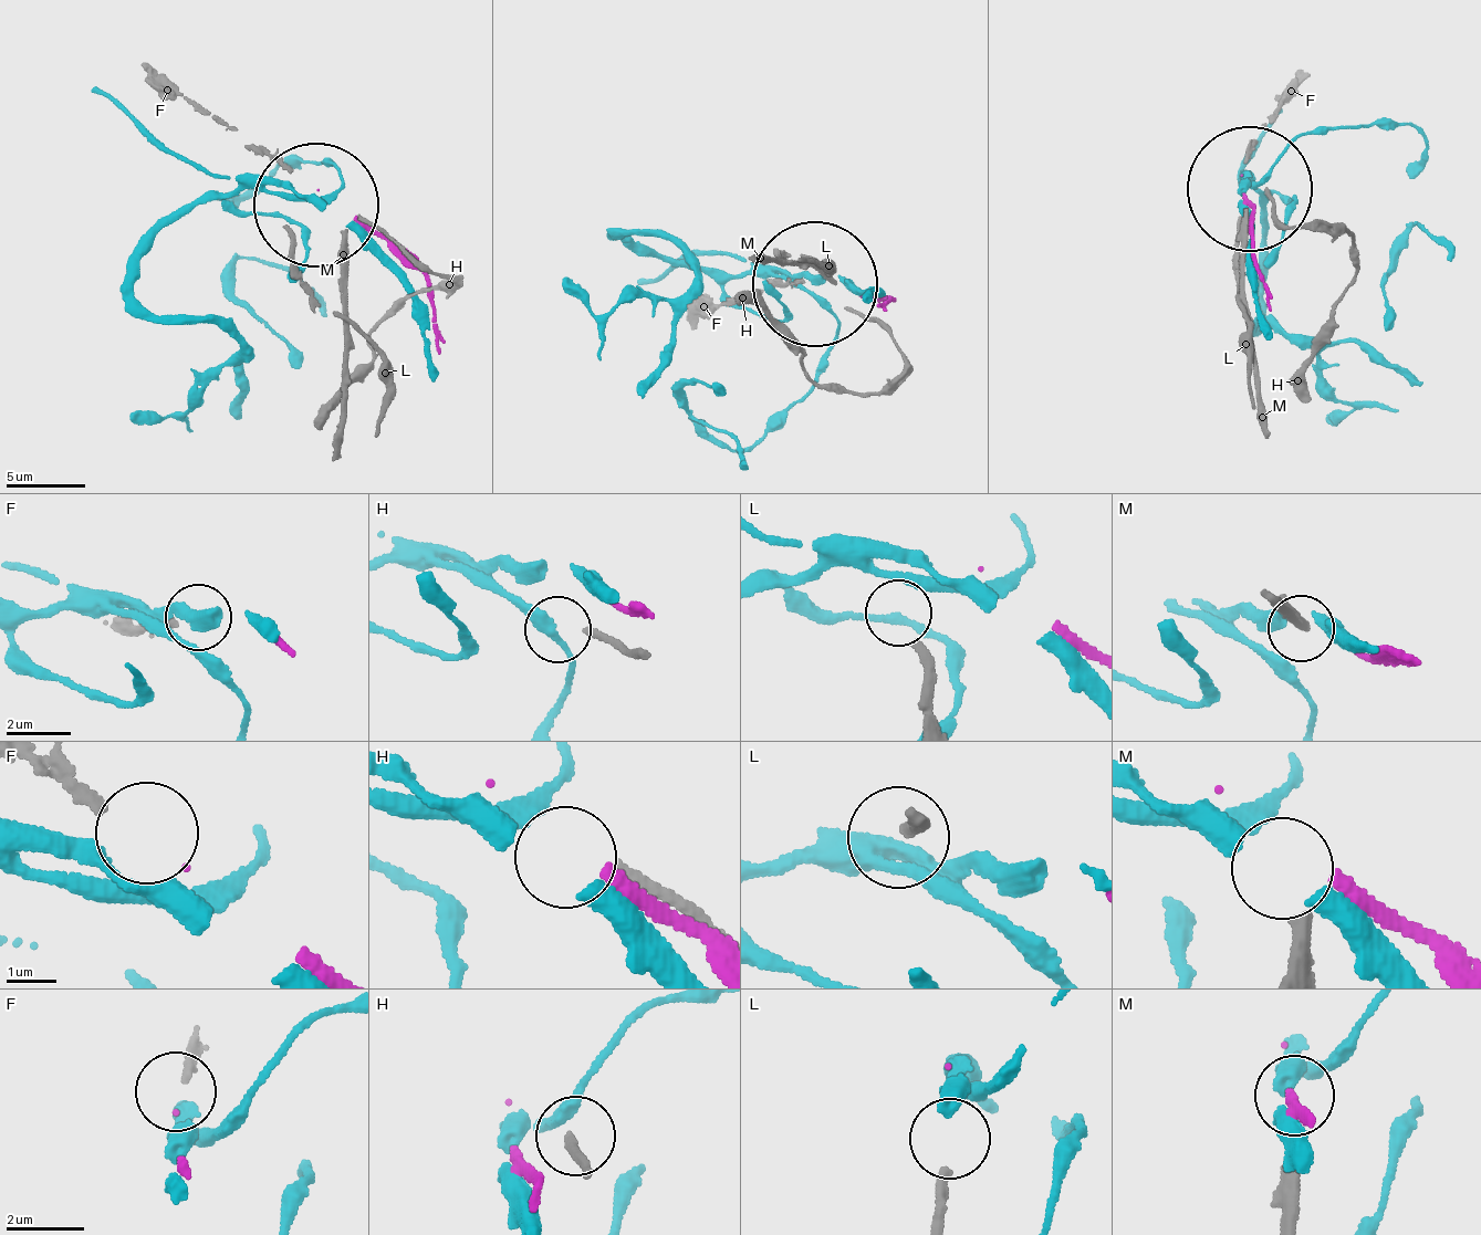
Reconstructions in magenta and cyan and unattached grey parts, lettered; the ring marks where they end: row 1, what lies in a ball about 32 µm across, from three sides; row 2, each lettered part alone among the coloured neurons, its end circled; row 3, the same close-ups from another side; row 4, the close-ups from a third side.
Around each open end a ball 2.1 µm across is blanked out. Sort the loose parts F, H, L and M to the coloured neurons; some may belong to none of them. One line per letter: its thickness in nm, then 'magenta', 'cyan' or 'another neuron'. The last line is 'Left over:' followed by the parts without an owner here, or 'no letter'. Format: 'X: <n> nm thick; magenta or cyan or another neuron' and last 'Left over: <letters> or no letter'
F: 240 nm thick; magenta
H: 240 nm thick; cyan
L: 300 nm thick; another neuron
M: 340 nm thick; another neuron
Left over: L, M

